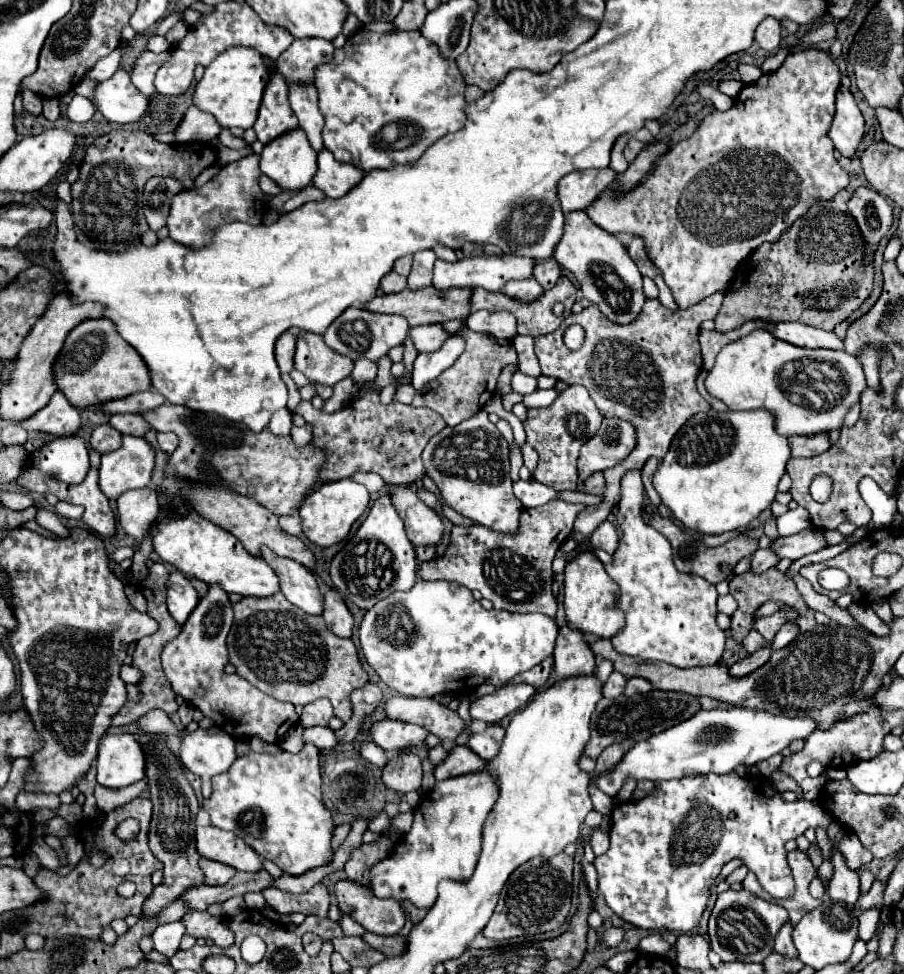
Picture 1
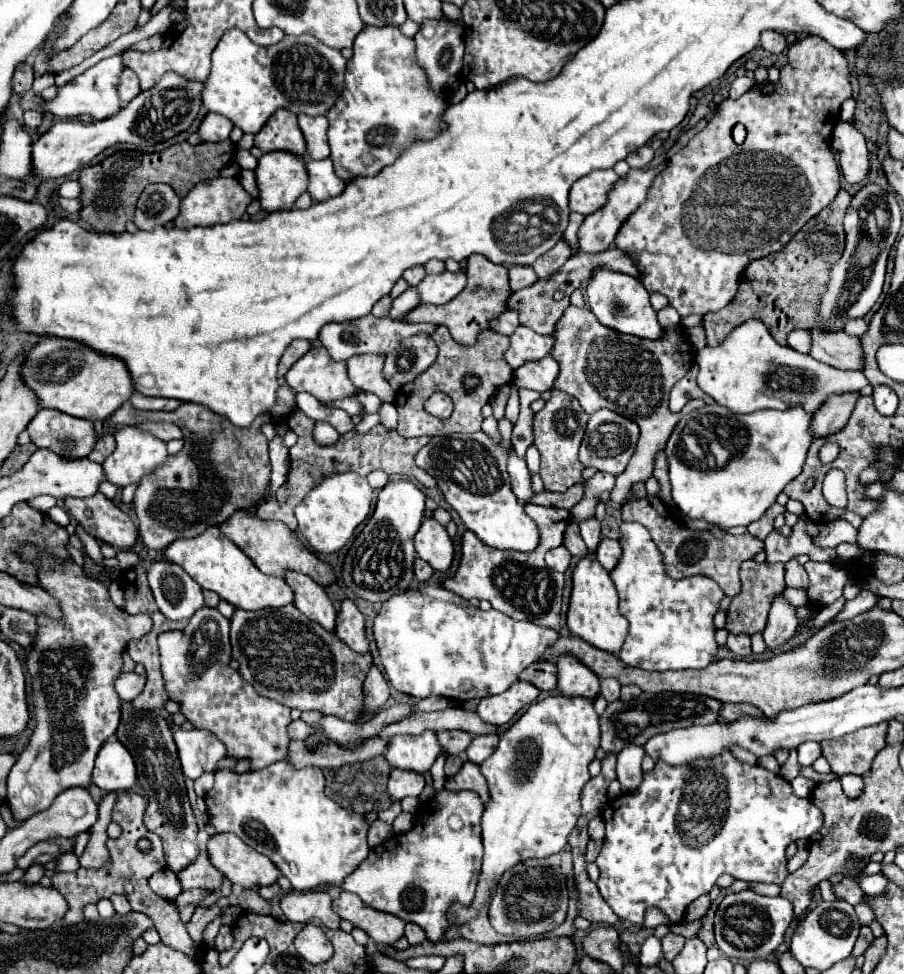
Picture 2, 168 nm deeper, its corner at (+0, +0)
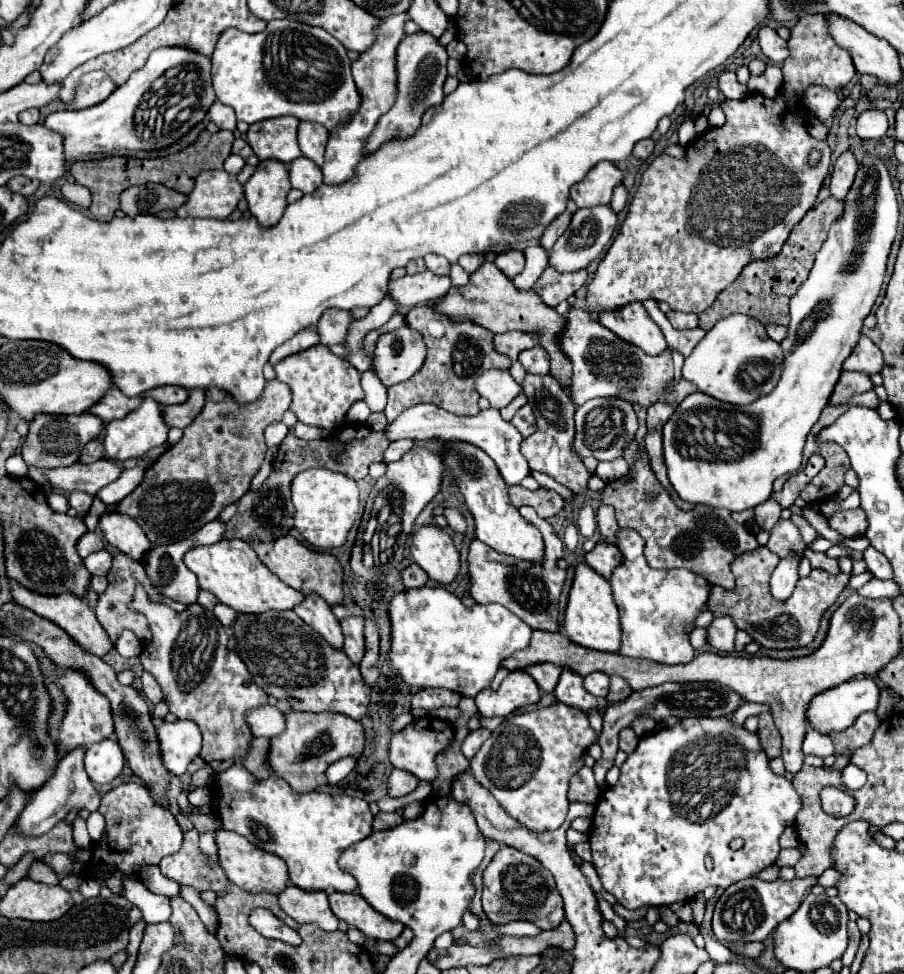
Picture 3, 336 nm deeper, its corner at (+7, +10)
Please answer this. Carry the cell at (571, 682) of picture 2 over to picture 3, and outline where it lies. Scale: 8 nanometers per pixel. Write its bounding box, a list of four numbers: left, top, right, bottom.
[555,670,597,712]

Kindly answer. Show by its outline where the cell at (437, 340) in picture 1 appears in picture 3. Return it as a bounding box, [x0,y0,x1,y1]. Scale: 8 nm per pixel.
[375,324,425,384]

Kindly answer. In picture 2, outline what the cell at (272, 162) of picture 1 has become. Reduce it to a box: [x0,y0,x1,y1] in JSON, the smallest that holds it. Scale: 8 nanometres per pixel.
[256,152,308,212]

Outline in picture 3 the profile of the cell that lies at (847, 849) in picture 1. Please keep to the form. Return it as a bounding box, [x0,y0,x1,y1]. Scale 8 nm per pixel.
[713,878,815,944]

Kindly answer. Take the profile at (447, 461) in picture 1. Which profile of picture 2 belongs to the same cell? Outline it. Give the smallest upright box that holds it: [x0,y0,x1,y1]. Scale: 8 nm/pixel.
[416,418,538,552]

